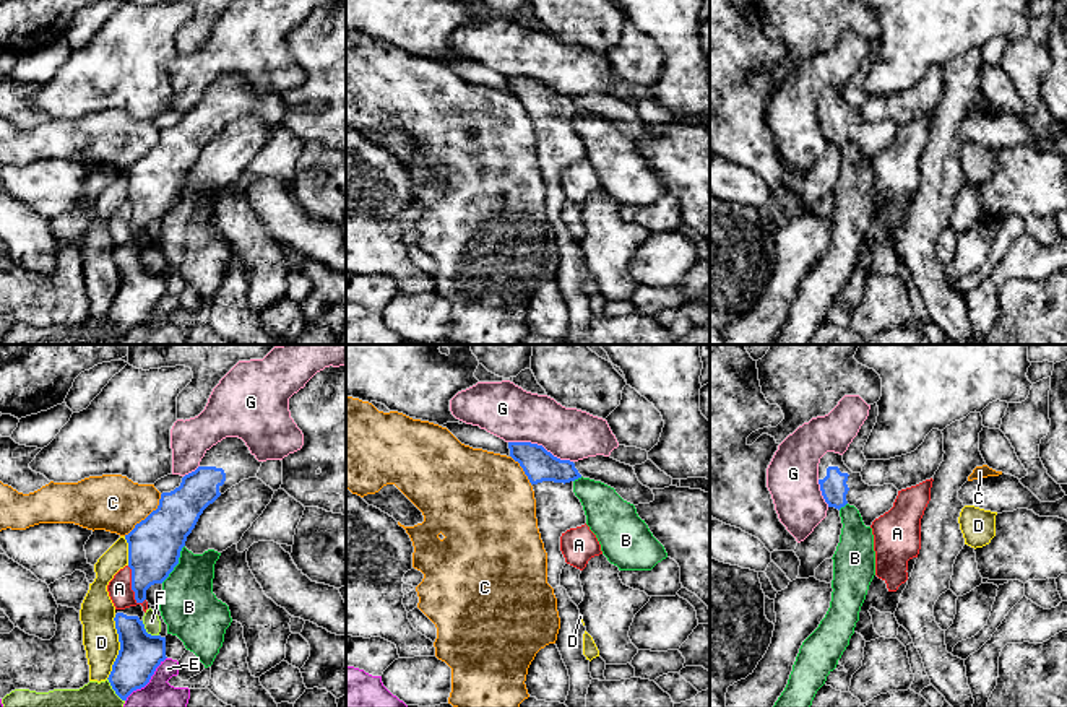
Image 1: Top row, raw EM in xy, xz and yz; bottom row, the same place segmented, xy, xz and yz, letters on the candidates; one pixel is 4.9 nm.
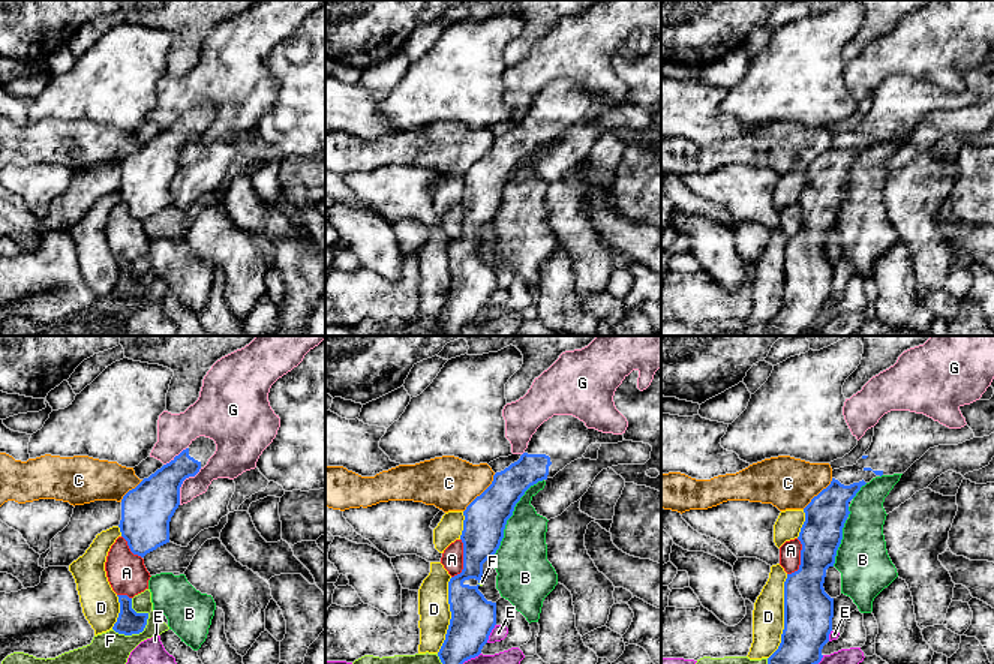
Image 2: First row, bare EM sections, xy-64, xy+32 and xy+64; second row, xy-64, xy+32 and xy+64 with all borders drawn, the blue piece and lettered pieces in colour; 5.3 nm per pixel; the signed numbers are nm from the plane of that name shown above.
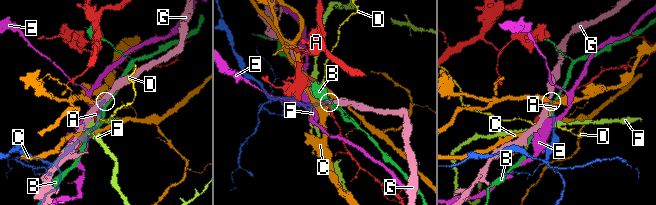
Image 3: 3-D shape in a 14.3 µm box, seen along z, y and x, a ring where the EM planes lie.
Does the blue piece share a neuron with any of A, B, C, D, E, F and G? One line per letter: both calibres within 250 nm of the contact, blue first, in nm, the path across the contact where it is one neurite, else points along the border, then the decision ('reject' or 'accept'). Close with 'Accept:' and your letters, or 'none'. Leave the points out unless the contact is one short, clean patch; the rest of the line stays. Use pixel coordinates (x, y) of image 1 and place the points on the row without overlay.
A: 260 nm thick on the blue side, 120 nm on the other; reject
B: 260 nm thick on the blue side, 280 nm on the other; reject
C: 260 nm thick on the blue side, 280 nm on the other; border along xy (161, 130), (159, 140), (124, 171); reject
D: 220 nm thick on the blue side, 180 nm on the other; reject
E: 220 nm thick on the blue side, 260 nm on the other; reject
F: 220 nm thick on the blue side, 80 nm on the other; reject
G: 160 nm thick on the blue side, 280 nm on the other; reject
Accept: none

